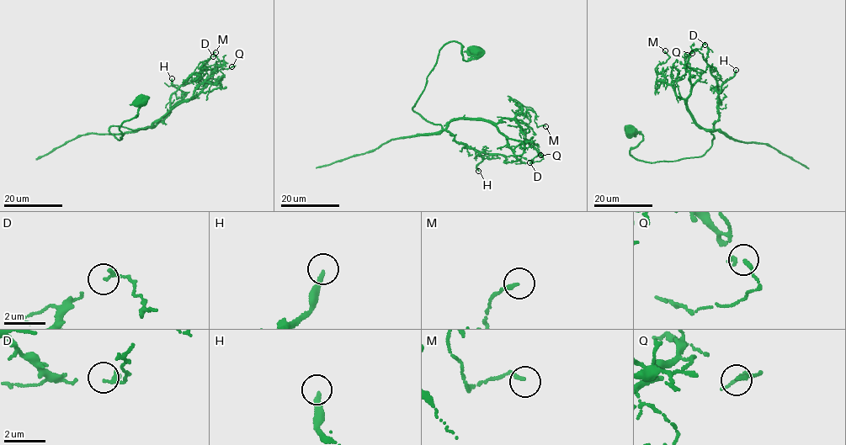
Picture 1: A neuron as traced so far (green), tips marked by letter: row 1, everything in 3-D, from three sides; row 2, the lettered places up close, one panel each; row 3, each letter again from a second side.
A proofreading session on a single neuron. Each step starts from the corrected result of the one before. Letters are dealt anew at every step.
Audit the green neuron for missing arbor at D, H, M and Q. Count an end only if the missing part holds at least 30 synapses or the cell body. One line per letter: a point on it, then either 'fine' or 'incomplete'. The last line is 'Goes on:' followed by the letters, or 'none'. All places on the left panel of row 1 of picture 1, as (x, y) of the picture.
D: place (213, 56); fine
H: place (172, 78); fine
M: place (215, 52); fine
Q: place (231, 66); fine
Goes on: none

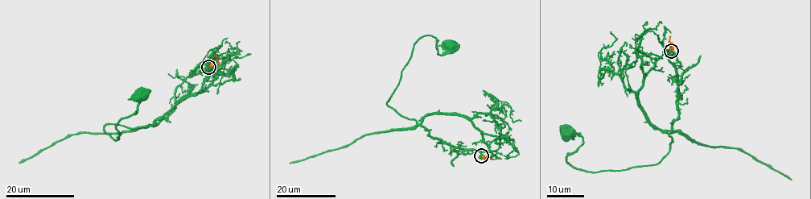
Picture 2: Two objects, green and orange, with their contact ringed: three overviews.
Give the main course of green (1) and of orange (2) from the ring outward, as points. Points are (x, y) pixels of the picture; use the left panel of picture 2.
1: (209, 67), (176, 89), (167, 119), (131, 129), (108, 124), (114, 139), (119, 120), (135, 114), (144, 93)
2: (209, 67), (217, 58), (214, 55)

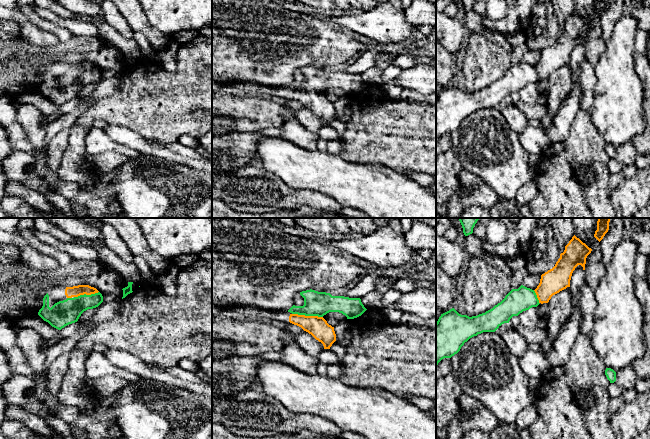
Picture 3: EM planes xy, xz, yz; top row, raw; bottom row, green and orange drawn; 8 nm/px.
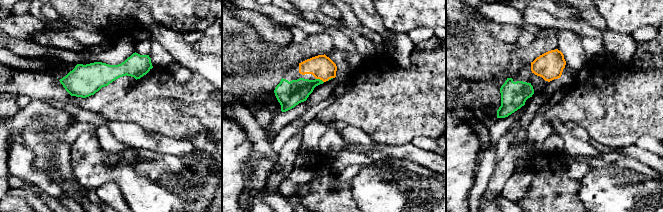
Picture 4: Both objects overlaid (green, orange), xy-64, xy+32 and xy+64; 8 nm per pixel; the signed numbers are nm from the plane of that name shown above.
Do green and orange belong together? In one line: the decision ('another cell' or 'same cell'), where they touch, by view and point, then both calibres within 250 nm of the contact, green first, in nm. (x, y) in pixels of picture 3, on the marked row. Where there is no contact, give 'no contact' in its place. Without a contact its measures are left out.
same cell; contact xz (307, 315); calibres 190 and 160 nm

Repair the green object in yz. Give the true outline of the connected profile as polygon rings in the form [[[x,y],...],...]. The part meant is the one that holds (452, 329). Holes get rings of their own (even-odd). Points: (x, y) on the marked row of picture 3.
[[[574,235],[555,266],[541,275],[535,290],[523,285],[512,289],[500,303],[477,316],[461,315],[454,308],[441,314],[436,322],[436,366],[442,359],[457,354],[470,338],[483,332],[495,332],[513,316],[540,303],[548,303],[553,295],[570,287],[573,271],[578,265],[585,270],[586,258],[591,251]]]

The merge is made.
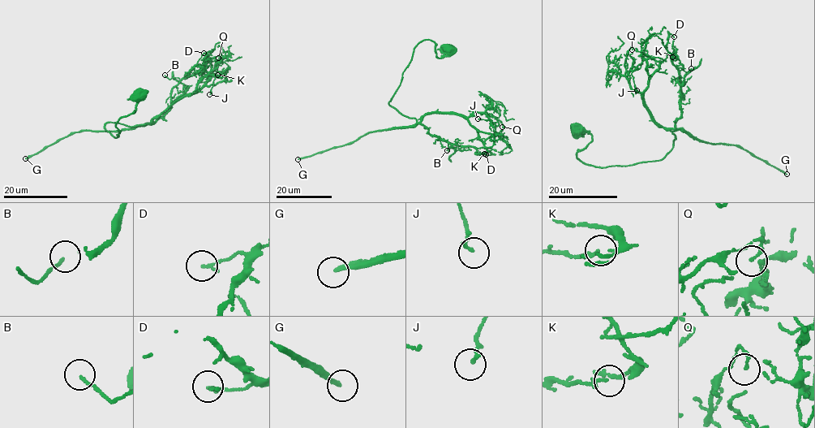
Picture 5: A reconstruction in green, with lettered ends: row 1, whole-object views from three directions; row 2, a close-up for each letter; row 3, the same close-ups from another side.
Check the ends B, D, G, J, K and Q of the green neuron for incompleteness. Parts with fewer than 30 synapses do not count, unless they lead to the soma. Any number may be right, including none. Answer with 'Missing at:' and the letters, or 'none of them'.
Missing at: G

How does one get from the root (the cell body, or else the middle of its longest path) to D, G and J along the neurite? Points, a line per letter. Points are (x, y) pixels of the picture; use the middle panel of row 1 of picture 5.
D: (451, 49), (439, 58), (433, 41), (418, 43), (388, 104), (414, 118), (432, 136), (491, 153), (486, 154)
G: (451, 49), (437, 57), (435, 43), (427, 39), (413, 48), (388, 104), (416, 123), (370, 132), (298, 159)
J: (451, 49), (439, 58), (433, 41), (418, 43), (388, 104), (418, 123), (432, 113), (478, 118)

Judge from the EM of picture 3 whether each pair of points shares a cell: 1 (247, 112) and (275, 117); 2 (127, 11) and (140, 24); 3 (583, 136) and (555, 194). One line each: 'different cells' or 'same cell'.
1: same cell
2: same cell
3: same cell

